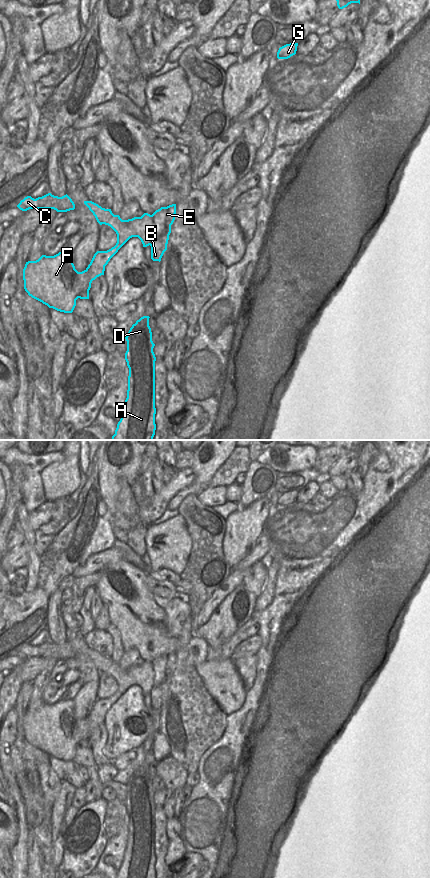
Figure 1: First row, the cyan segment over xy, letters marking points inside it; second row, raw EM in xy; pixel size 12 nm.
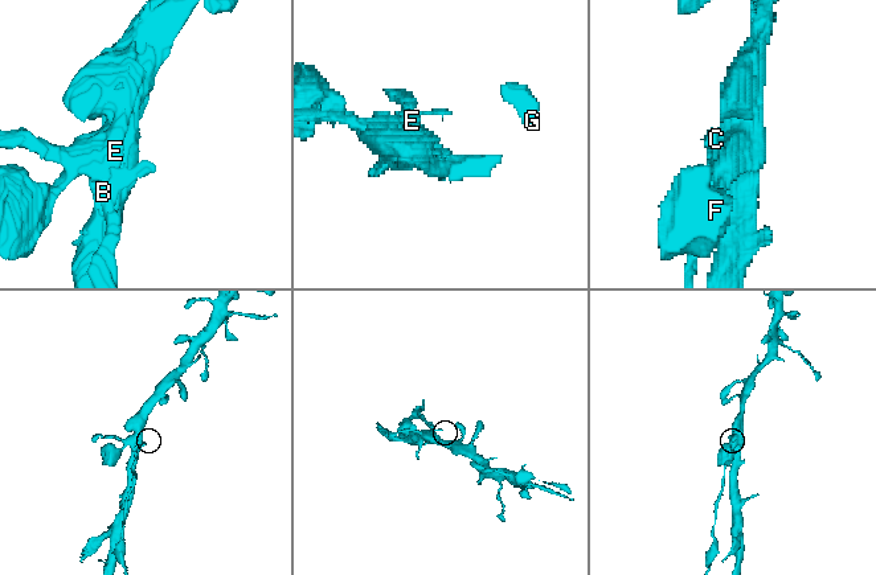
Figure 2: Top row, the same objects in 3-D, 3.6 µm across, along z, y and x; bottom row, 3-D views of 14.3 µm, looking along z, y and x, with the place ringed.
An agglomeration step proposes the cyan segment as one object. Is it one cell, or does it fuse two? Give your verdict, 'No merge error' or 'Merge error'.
Merge error

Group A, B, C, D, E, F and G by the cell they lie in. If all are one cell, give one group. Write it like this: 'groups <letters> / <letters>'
groups A C D E F G / B

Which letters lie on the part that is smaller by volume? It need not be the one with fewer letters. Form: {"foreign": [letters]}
{"foreign": ["B"]}

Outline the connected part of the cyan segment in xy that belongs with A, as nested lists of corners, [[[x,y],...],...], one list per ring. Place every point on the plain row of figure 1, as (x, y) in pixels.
[[[143,764],[130,776],[127,784],[125,808],[129,816],[127,846],[116,878],[156,878],[155,872],[155,792],[149,774],[149,764]]]

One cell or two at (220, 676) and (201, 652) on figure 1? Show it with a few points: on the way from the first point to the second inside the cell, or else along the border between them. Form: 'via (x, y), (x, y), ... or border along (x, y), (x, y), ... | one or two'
border along (206, 659), (194, 666) | two

